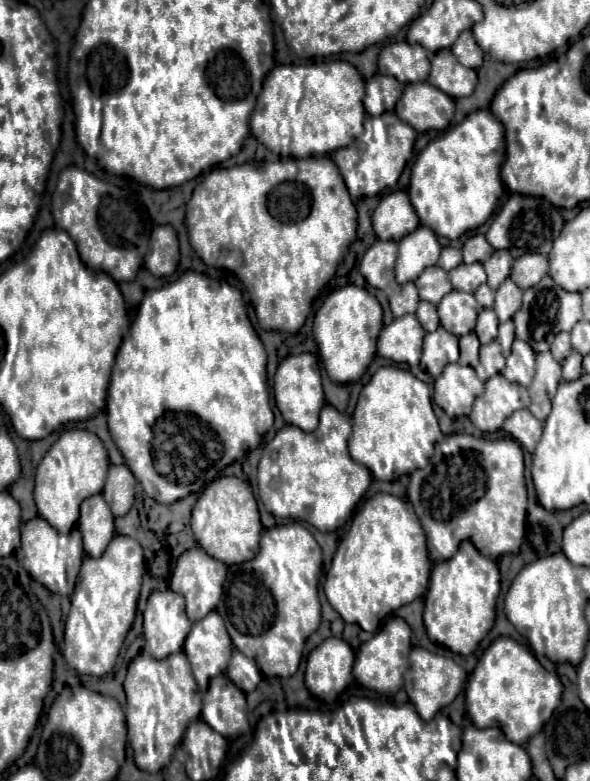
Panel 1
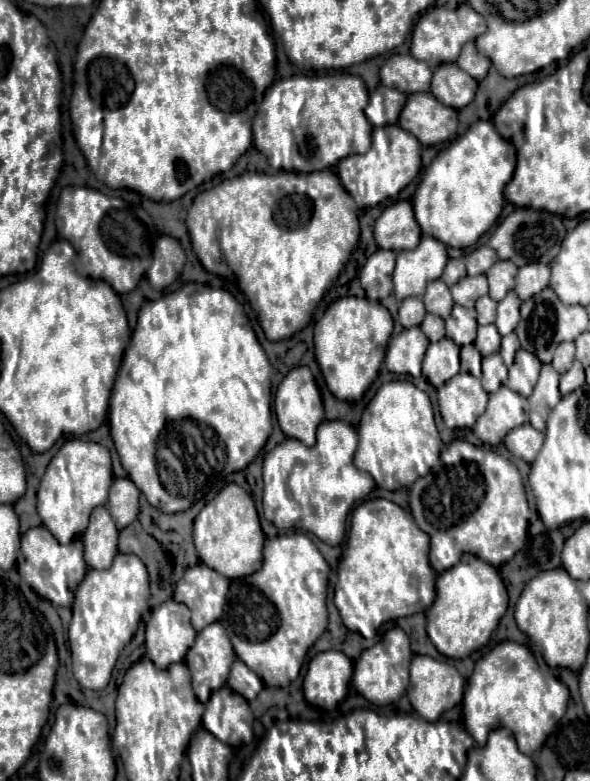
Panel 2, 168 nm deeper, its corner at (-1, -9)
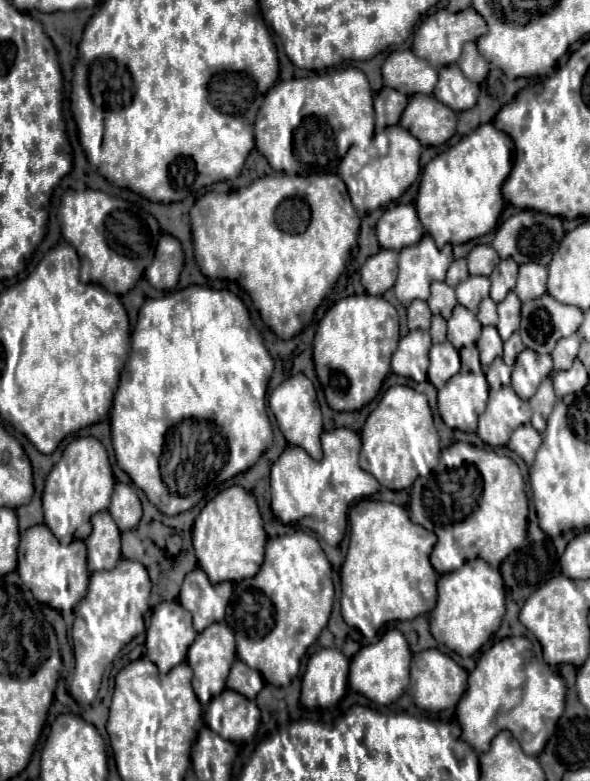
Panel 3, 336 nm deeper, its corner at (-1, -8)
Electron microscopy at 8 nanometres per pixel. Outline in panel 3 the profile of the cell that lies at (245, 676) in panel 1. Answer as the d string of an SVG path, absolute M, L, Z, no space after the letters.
M235 660L229 680L227 680L227 688L233 688L235 692L249 696L249 700L255 700L255 696L263 688L263 676L257 670L243 664L241 660Z

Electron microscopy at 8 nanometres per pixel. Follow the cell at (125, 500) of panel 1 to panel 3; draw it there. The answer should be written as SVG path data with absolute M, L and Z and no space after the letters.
M123 482L115 484L109 512L117 520L117 526L121 528L121 532L137 526L141 518L141 502L137 498L133 484L123 484Z

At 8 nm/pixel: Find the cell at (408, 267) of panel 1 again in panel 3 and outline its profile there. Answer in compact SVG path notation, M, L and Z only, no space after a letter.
M423 236L417 244L399 252L399 276L393 286L397 300L409 306L413 300L429 298L433 280L445 280L445 272L453 262L451 246L437 248L431 236Z

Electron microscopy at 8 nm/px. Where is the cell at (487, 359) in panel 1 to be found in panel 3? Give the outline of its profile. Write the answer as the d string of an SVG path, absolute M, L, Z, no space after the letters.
M497 358L489 368L487 368L487 382L491 390L497 390L503 386L509 385L511 381L512 368L503 364L501 358Z

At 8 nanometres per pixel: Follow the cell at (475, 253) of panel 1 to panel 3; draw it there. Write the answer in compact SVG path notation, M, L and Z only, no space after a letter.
M479 244L475 246L469 256L467 256L467 264L469 264L469 274L473 276L489 276L491 270L499 264L499 256L491 246Z

